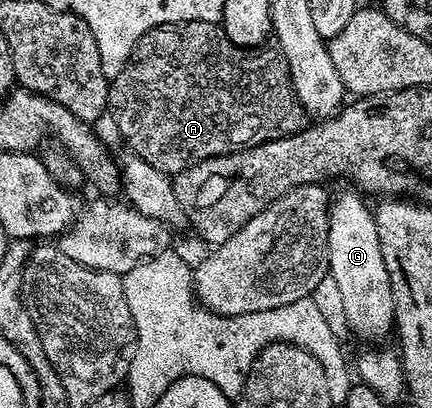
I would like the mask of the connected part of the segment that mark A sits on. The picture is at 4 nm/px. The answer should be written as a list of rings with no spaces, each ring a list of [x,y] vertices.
[[[182,20],[179,24],[161,24],[156,26],[141,36],[138,44],[132,50],[130,61],[126,63],[124,70],[120,70],[120,74],[116,74],[116,78],[109,81],[110,89],[106,99],[108,116],[114,119],[114,124],[118,127],[119,134],[126,139],[126,144],[130,147],[127,149],[133,155],[144,158],[144,162],[156,166],[156,170],[167,174],[177,174],[184,171],[188,166],[192,166],[201,160],[206,160],[210,156],[223,156],[229,152],[236,152],[243,146],[263,144],[276,138],[294,136],[297,132],[307,127],[308,113],[302,109],[302,103],[299,102],[298,95],[294,92],[294,83],[290,77],[290,67],[285,58],[282,57],[281,51],[262,51],[266,50],[236,46],[226,37],[225,32],[222,31],[218,24],[209,24],[199,20]]]

